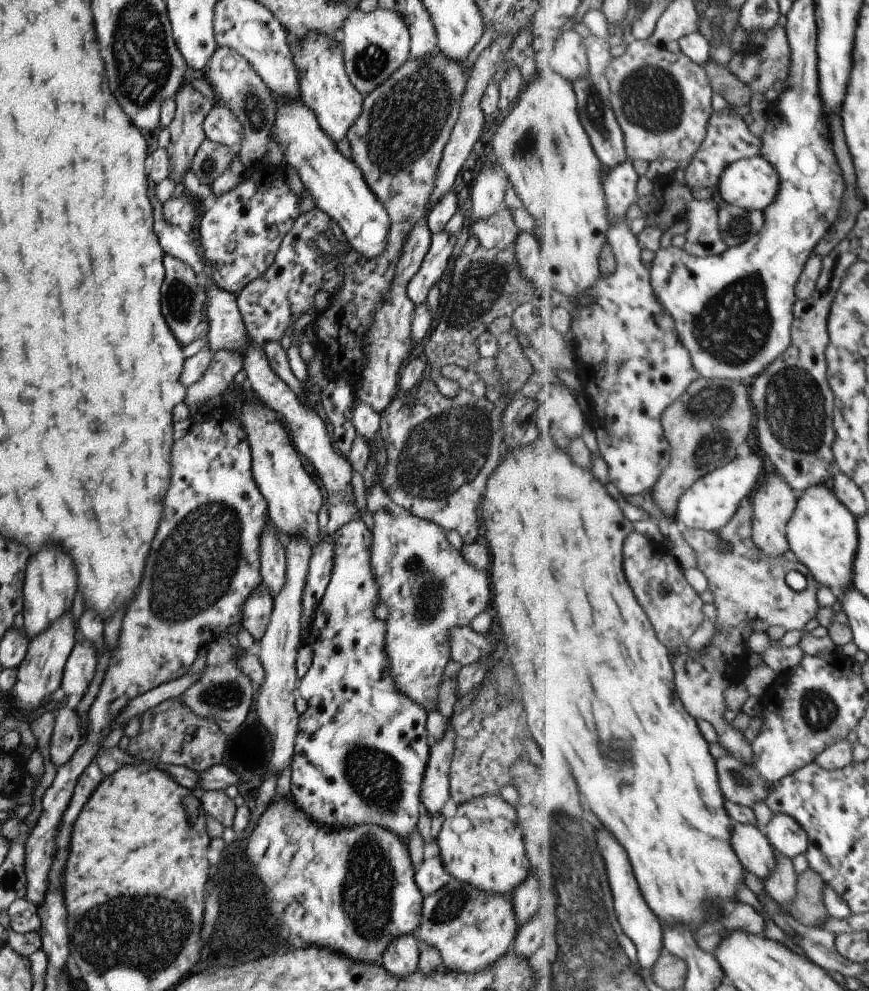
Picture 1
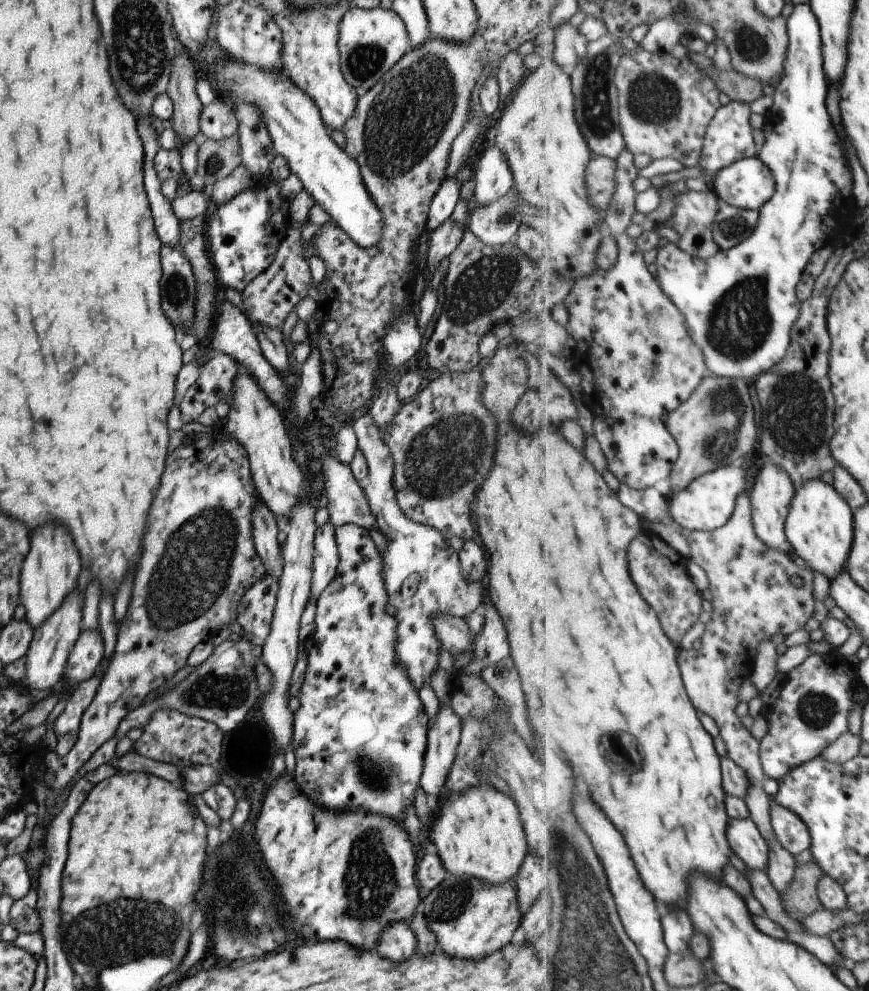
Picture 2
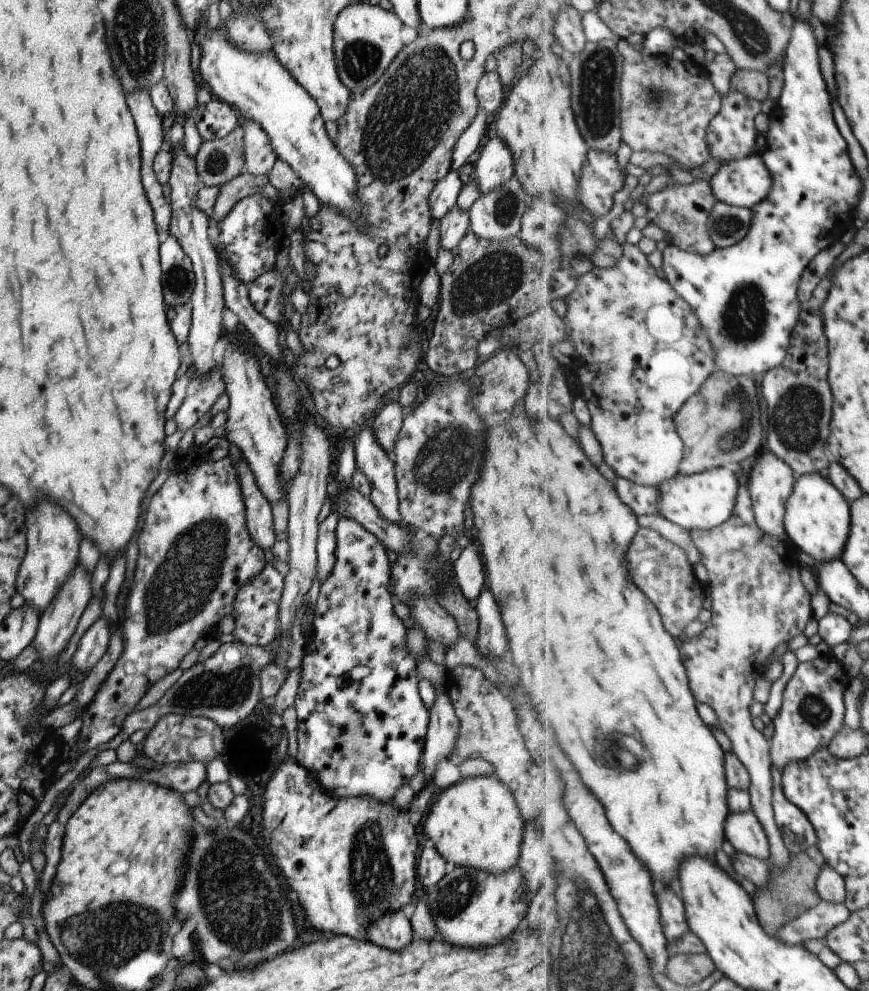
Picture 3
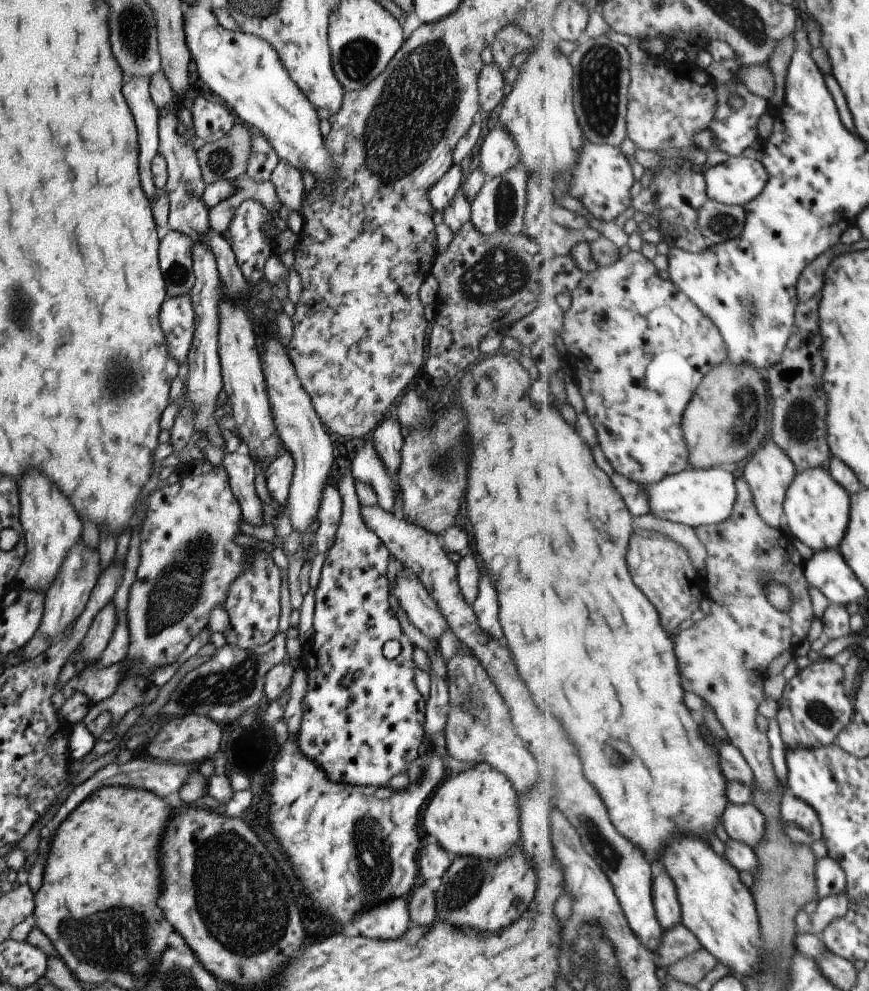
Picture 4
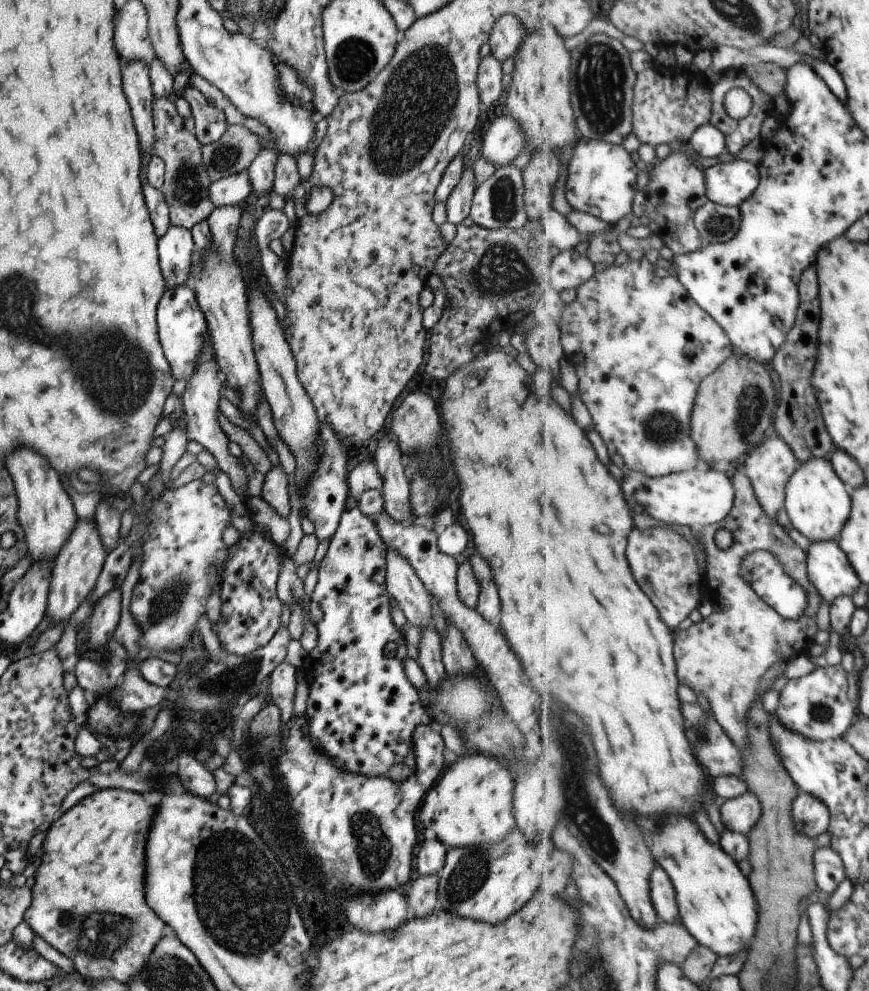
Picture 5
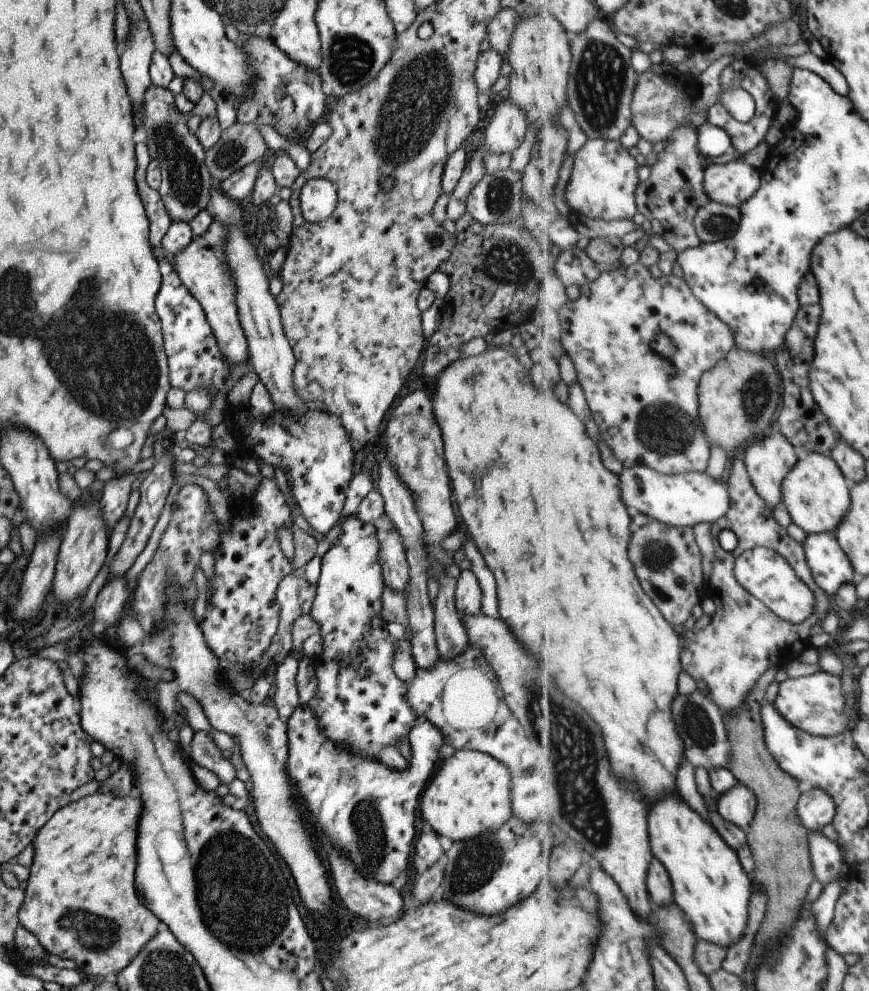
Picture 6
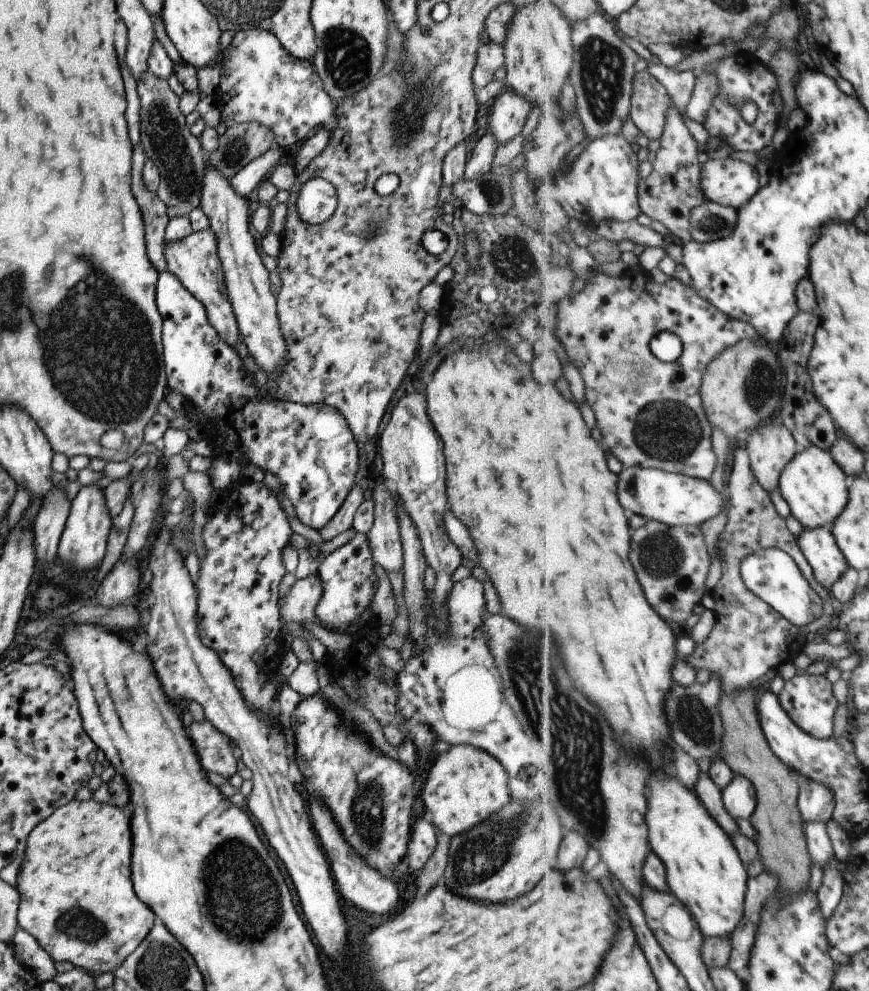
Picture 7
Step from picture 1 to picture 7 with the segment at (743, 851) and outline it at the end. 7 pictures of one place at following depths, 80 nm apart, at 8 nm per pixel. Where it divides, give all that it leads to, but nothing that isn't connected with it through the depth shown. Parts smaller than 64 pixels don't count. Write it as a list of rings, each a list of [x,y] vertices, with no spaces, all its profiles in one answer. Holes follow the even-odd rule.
[[[735,775],[735,778],[723,789],[722,795],[727,810],[735,818],[749,820],[756,812],[758,792],[750,778]]]

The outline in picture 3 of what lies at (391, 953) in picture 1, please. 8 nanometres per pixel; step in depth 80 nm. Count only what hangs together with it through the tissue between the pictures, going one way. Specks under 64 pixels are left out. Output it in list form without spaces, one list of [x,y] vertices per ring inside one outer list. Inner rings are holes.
[[[395,910],[369,924],[366,939],[379,948],[395,948],[409,944],[413,936],[407,910]]]

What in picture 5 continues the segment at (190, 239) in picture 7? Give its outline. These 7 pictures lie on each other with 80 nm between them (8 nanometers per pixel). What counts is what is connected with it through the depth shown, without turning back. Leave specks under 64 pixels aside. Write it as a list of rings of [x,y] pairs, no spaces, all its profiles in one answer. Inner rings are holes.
[[[241,205],[215,207],[207,216],[210,245],[196,249],[190,262],[186,284],[193,292],[200,311],[206,320],[206,330],[210,338],[213,359],[227,387],[239,391],[241,403],[237,407],[244,416],[246,425],[249,419],[256,423],[253,416],[259,397],[260,382],[256,360],[252,349],[249,315],[245,288],[241,277],[241,265],[233,254],[236,231],[238,230]]]

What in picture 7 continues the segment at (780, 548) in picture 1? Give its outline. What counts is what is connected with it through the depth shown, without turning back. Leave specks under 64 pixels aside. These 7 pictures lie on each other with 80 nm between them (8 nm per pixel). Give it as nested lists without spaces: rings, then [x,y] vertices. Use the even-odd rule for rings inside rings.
[[[780,418],[774,419],[773,422],[766,422],[763,426],[758,426],[753,430],[753,434],[749,433],[749,442],[744,445],[749,451],[752,469],[757,480],[769,492],[779,488],[781,475],[800,451],[792,430],[789,430],[789,427],[785,426]]]

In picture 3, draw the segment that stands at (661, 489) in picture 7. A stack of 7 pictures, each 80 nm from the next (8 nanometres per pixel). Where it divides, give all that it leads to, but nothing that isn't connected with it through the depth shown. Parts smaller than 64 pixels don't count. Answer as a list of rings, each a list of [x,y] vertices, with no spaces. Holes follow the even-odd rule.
[[[725,467],[708,469],[692,476],[677,475],[668,482],[667,489],[660,492],[658,508],[660,515],[681,527],[693,530],[710,530],[724,525],[735,513],[735,500],[739,493],[739,478]]]

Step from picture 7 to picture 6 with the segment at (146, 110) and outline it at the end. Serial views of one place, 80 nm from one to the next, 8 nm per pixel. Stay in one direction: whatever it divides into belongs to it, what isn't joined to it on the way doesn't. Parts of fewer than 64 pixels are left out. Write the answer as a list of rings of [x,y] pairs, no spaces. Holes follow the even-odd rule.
[[[150,82],[142,96],[145,144],[149,154],[155,158],[160,168],[160,183],[157,192],[163,201],[169,218],[175,222],[186,222],[193,218],[197,211],[207,209],[211,184],[208,168],[204,163],[204,148],[197,137],[189,133],[184,114],[175,106],[174,95],[168,89],[155,86]]]

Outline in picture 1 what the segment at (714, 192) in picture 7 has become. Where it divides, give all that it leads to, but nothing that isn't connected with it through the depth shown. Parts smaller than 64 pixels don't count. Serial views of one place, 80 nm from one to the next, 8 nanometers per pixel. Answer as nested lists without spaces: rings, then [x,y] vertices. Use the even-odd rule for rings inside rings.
[[[763,156],[746,157],[730,164],[724,171],[718,186],[717,197],[723,203],[729,203],[750,211],[764,211],[776,200],[780,192],[780,174]]]

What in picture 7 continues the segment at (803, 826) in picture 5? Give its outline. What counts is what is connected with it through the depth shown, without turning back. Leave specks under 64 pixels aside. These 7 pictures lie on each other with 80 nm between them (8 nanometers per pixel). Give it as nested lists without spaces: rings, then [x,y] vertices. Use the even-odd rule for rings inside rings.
[[[805,778],[798,801],[804,820],[827,822],[833,819],[837,804],[834,790],[821,781]]]

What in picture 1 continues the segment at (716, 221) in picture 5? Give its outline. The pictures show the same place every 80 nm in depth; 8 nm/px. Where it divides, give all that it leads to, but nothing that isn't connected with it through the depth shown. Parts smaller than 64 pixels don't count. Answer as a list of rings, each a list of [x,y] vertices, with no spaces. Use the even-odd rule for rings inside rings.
[[[723,203],[720,207],[720,224],[723,240],[729,247],[747,242],[764,228],[765,213]]]

